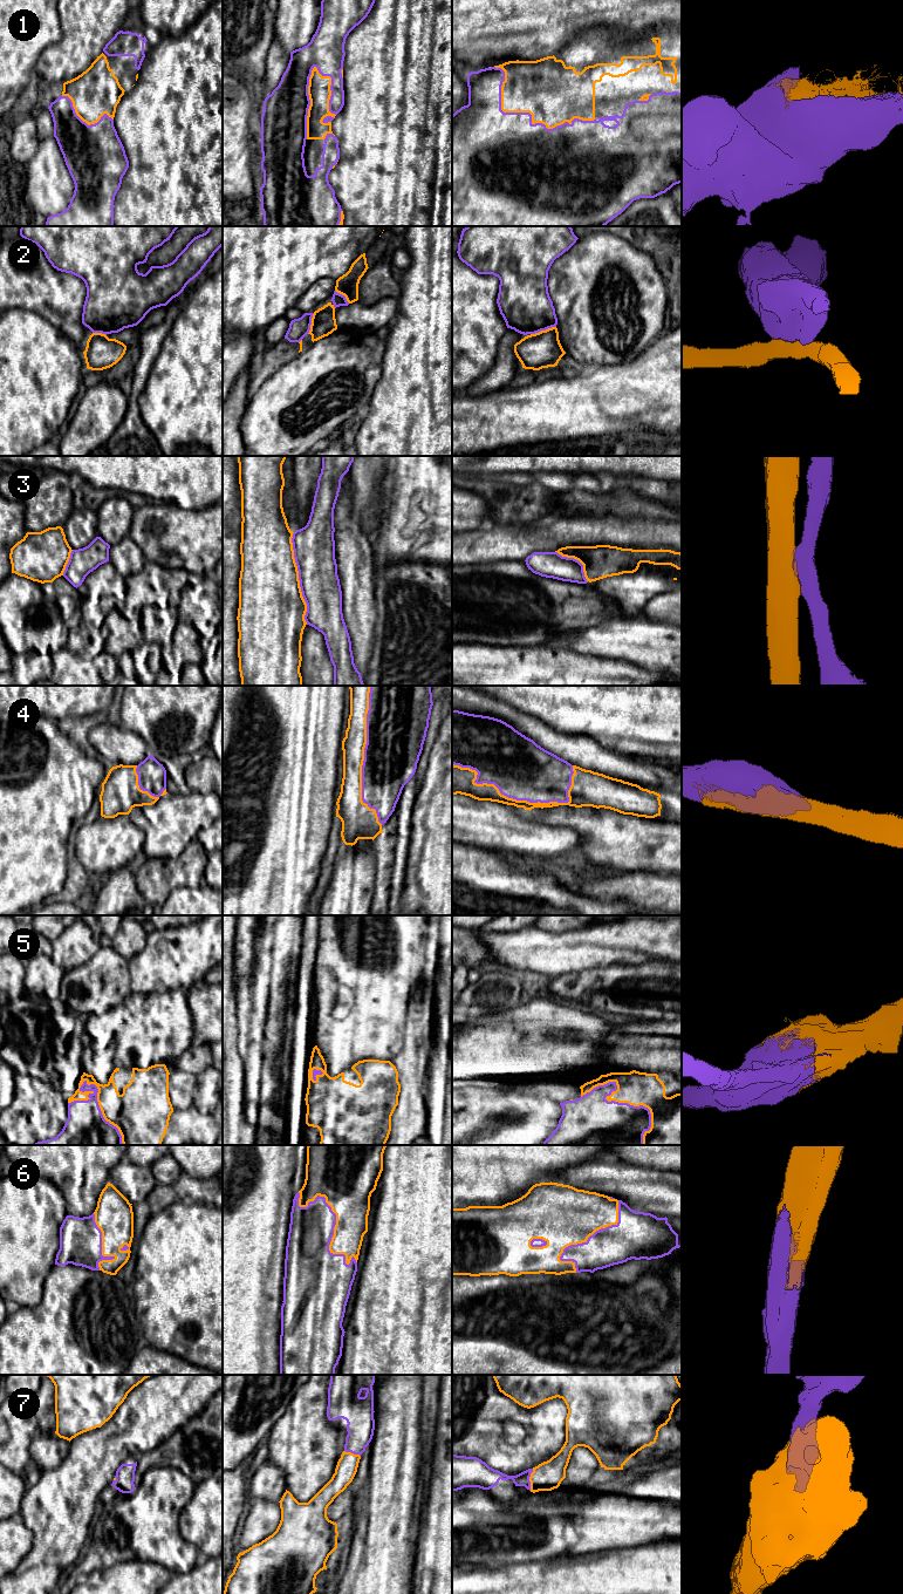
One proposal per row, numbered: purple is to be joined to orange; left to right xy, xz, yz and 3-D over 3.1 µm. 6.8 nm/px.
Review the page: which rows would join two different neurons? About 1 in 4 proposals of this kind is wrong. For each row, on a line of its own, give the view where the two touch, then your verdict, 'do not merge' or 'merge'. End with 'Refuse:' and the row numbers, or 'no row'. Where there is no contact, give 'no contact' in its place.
1: meets orange in xz; merge
2: meets orange in yz; do not merge
3: meets orange in xz; do not merge
4: meets orange in yz; merge
5: meets orange in yz; merge
6: meets orange in xz; merge
7: meets orange in yz; merge
Refuse: 2, 3

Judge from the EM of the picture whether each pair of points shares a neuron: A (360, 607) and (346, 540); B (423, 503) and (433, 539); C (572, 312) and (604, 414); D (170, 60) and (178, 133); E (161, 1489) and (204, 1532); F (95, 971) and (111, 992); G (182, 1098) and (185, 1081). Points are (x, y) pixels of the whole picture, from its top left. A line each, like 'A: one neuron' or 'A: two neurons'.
A: one neuron
B: one neuron
C: two neurons
D: one neuron
E: two neurons
F: one neuron
G: one neuron

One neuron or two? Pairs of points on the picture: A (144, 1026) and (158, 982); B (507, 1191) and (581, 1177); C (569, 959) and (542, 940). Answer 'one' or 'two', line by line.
A: two
B: two
C: one

